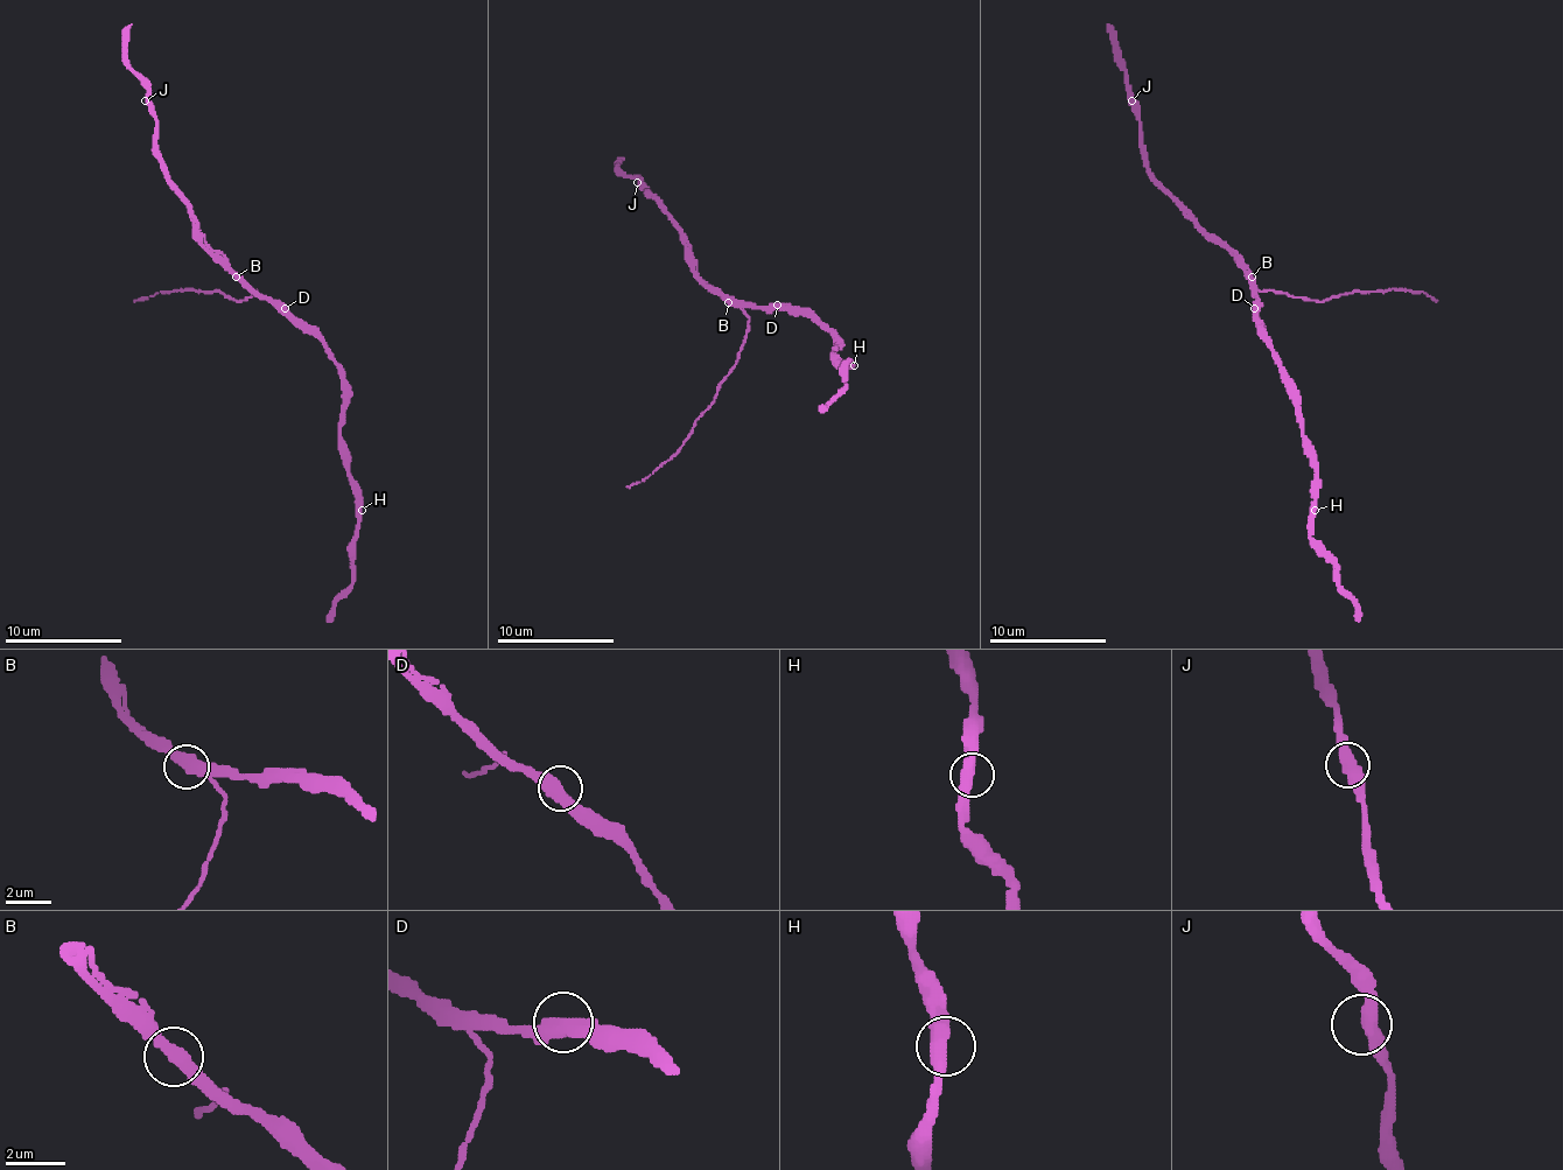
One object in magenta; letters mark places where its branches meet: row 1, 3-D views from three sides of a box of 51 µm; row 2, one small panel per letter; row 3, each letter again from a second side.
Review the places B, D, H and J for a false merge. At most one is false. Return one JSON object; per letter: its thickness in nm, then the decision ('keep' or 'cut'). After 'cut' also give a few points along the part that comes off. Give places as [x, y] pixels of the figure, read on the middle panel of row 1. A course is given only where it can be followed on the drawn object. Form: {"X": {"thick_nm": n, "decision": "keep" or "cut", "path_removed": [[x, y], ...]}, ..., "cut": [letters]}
{"B": {"thick_nm": 440, "decision": "keep"}, "D": {"thick_nm": 480, "decision": "keep"}, "H": {"thick_nm": 440, "decision": "keep"}, "J": {"thick_nm": 440, "decision": "keep"}, "cut": []}

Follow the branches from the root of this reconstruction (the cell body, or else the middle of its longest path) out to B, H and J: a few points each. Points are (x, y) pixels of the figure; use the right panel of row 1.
B: (1256, 310), (1256, 285), (1250, 275)
H: (1256, 310), (1256, 331), (1268, 343), (1280, 366), (1301, 425), (1303, 454), (1315, 469), (1315, 510)
J: (1256, 310), (1250, 270), (1225, 244), (1213, 238), (1149, 170), (1140, 116), (1132, 100)

